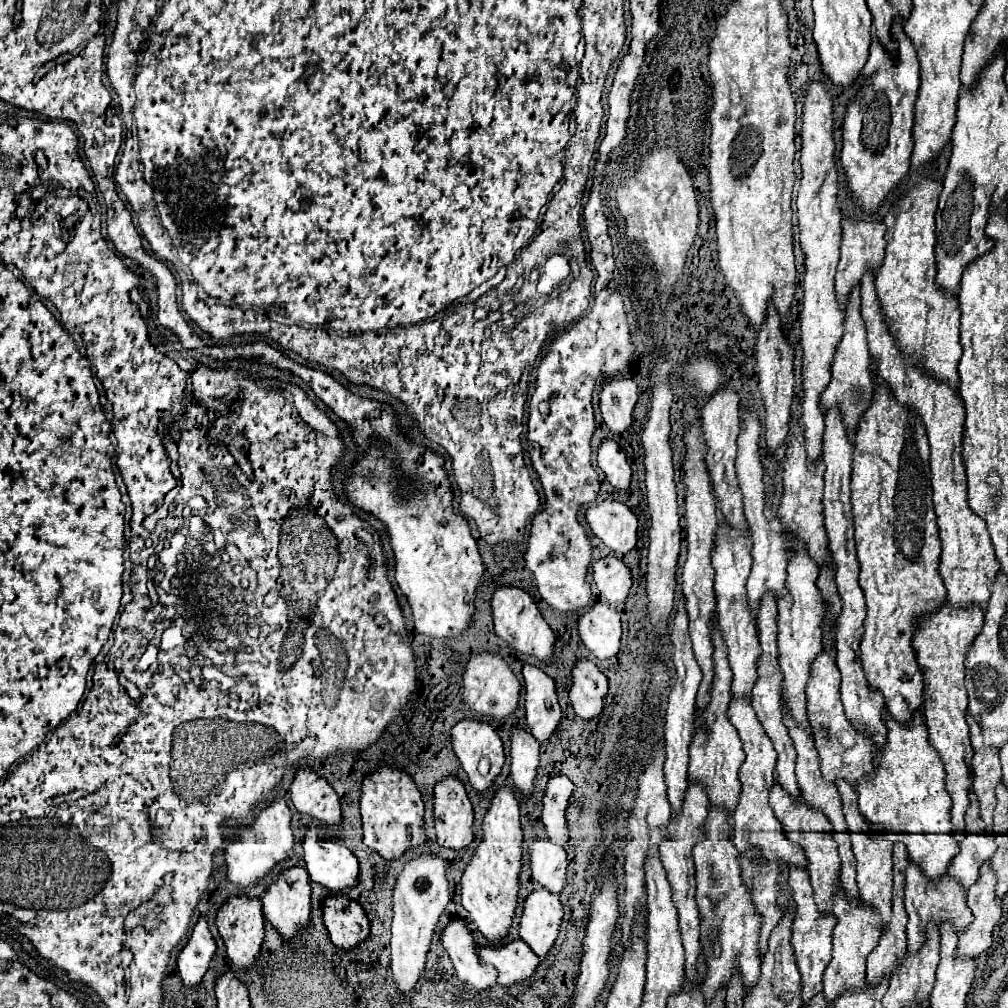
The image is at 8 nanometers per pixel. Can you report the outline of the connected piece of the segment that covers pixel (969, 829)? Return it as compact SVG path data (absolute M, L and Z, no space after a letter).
M970 793L972 807L966 811L966 833L984 833L984 821L980 819L980 809L978 809L978 799L974 793Z

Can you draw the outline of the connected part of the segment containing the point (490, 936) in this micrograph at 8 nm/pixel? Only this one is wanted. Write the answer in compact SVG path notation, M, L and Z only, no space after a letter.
M506 787L498 789L488 813L482 823L484 839L476 847L474 857L470 859L462 875L462 905L470 913L470 919L476 923L476 929L486 937L488 943L496 943L508 937L508 931L514 921L518 891L520 891L520 871L522 871L522 825L518 815L518 801L514 793Z

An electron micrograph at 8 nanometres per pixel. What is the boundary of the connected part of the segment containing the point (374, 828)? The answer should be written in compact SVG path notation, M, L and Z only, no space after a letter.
M380 767L370 777L362 781L362 827L364 827L364 845L374 849L380 857L392 861L400 859L406 851L424 845L428 841L424 829L424 803L420 791L408 773Z

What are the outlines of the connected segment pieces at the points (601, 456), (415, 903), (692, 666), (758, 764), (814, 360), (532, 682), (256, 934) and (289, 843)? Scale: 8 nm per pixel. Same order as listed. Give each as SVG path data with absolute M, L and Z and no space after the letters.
M604 439L598 449L598 467L604 471L608 483L616 489L628 491L632 481L632 469L628 465L626 453L618 447L616 441Z
M422 855L402 869L398 875L398 883L394 887L394 919L392 919L392 961L390 971L392 979L396 983L398 993L408 993L416 987L418 979L422 977L426 969L426 957L430 951L432 937L436 933L438 921L450 903L452 893L446 879L446 867L440 857L434 855Z
M684 599L678 601L678 609L674 613L674 625L672 625L672 643L674 643L674 667L676 667L676 685L672 687L668 695L668 707L666 707L666 763L664 763L664 777L666 777L666 787L668 787L668 801L672 807L672 815L680 815L680 807L684 803L684 795L688 789L688 779L686 779L686 767L688 767L688 747L694 739L694 717L696 717L696 691L702 681L702 671L692 655L692 643L688 635L688 617L684 611Z
M732 699L728 717L730 717L732 725L738 729L738 735L742 739L742 749L746 753L746 761L740 767L742 797L740 797L740 805L734 815L734 847L738 849L742 883L746 885L746 889L750 893L752 905L762 915L762 929L760 929L760 941L758 941L758 953L762 959L764 951L768 949L768 937L770 937L772 929L776 927L776 923L780 923L780 919L784 919L784 907L780 907L780 903L778 903L780 865L786 865L786 869L790 869L790 867L806 869L808 857L804 855L804 851L800 851L800 845L792 843L786 837L784 829L780 827L780 821L776 819L776 815L772 815L772 807L768 803L768 791L774 785L776 751L772 747L772 741L760 727L752 705L744 699L736 699L736 701Z
M812 83L804 99L804 125L802 125L802 183L796 199L798 221L800 221L800 245L806 255L806 275L802 279L804 307L800 313L802 329L802 377L804 377L804 397L802 397L802 427L806 439L806 465L816 467L822 457L822 433L824 433L824 413L820 411L820 395L828 385L832 371L832 355L836 355L836 343L844 333L844 311L834 295L834 273L840 261L840 233L842 215L838 209L838 173L834 163L834 137L832 137L832 99L822 83Z
M524 665L522 675L526 681L526 731L534 735L536 741L544 743L556 733L562 717L556 687L538 667Z
M248 897L228 899L218 911L216 927L224 939L230 961L238 969L248 969L252 963L256 963L256 959L260 957L260 951L262 951L262 943L264 943L264 913L262 913L260 899L256 899L256 897L254 899L248 899Z
M284 799L272 801L270 807L260 811L260 815L244 829L238 841L230 843L226 847L226 867L228 867L228 879L236 887L250 887L260 883L278 863L288 859L288 853L294 847L294 835L292 835L292 813Z

